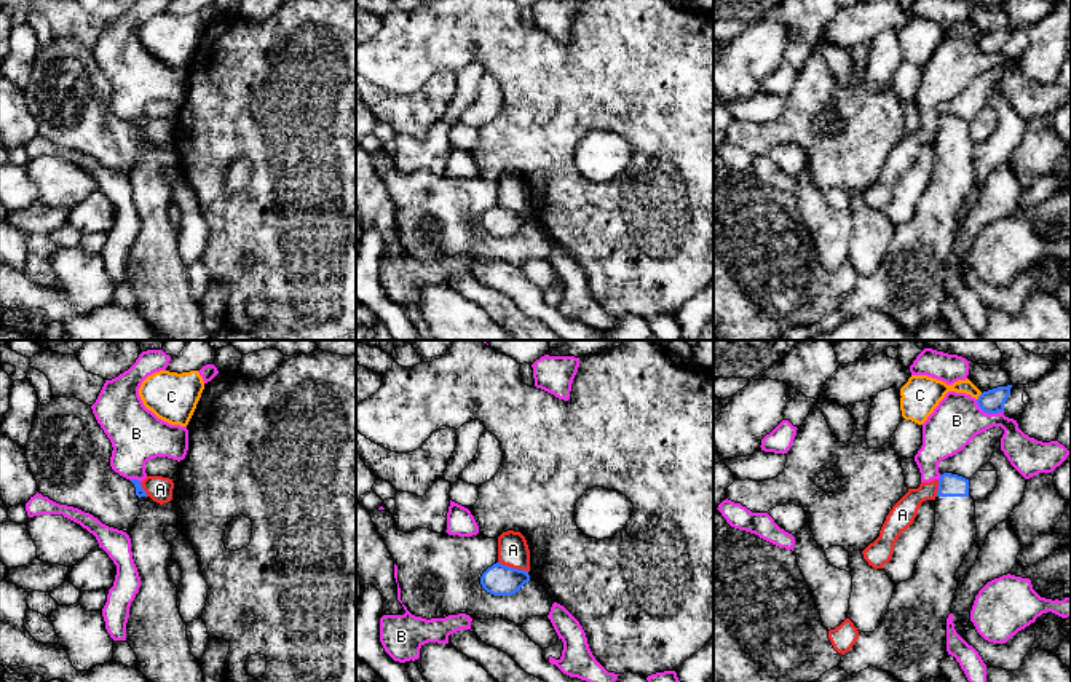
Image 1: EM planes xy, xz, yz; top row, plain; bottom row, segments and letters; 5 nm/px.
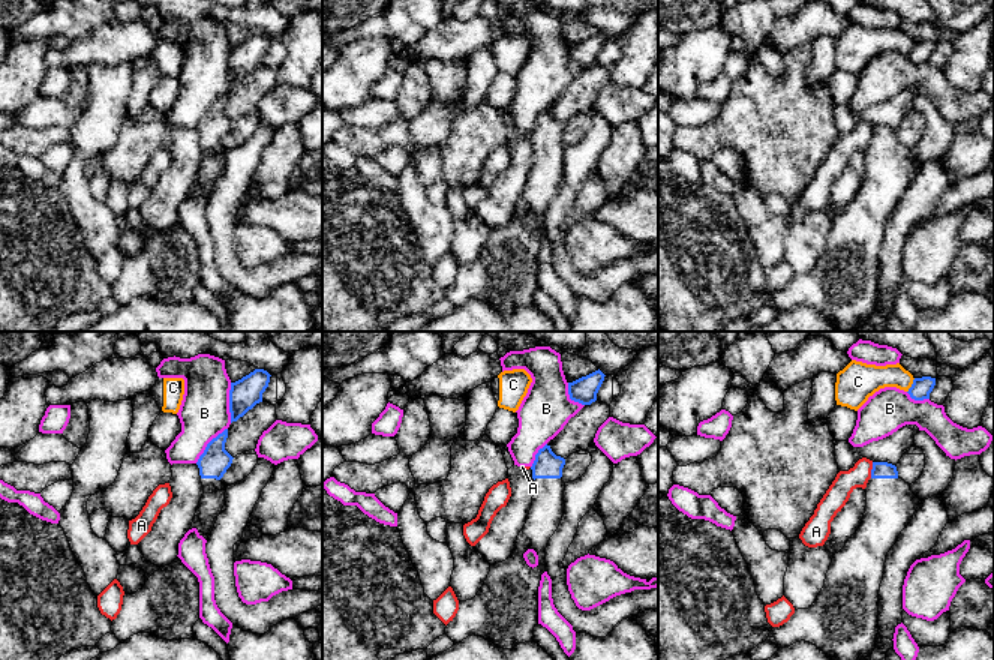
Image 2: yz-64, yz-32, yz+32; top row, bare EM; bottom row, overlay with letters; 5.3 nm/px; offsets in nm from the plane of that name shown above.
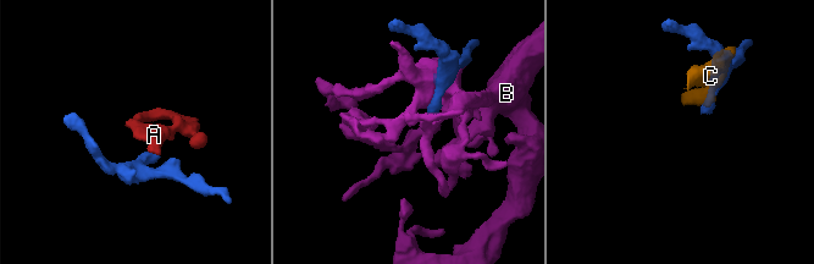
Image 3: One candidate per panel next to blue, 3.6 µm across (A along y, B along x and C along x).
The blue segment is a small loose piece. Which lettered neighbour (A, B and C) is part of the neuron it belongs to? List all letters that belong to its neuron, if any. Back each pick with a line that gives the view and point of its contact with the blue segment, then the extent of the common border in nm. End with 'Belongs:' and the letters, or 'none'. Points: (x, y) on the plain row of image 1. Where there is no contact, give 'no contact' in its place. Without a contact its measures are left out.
Belongs: none

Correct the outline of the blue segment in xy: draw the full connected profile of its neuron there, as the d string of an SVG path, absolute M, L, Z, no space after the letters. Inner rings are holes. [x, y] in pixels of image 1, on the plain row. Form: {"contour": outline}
{"contour": "M140 123L131 125L140 149L129 174L140 230L129 249L126 284L137 299L137 311L160 340L211 340L177 251L177 228L168 217L172 190L164 182L164 169L177 168L177 150L172 142L153 144Z"}

